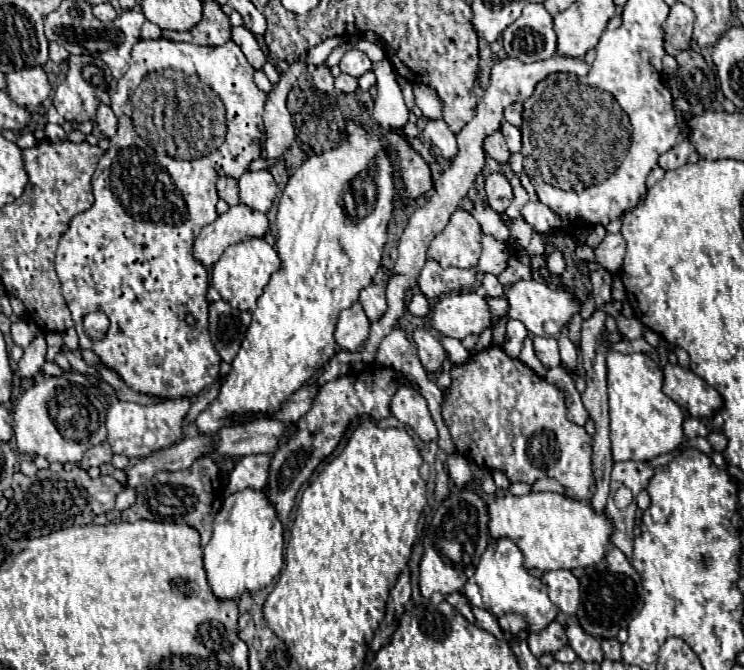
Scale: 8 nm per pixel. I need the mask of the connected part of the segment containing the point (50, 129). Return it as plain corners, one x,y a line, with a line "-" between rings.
47,124
47,126
45,126
45,134
47,134
47,138
53,140
53,142
61,142
61,140
67,138
65,130
63,130
59,124

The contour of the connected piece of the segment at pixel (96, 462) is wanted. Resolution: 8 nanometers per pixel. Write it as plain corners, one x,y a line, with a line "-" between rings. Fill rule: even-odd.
103,442
103,444
99,444
99,446
93,446
91,450
87,450
87,454
81,458
81,462
79,462
79,468
83,468
83,470
87,470
87,468
91,468
91,466
101,466
101,464
107,464
107,462
111,462
111,450
107,450
107,442

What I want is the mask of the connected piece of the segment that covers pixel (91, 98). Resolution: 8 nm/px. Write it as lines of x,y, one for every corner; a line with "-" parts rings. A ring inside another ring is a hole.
89,54
83,56
69,56
69,70
65,80
59,84
59,88
55,90
53,96
53,104
57,108
57,112
69,120
69,122
85,122
85,120
93,120
95,118
95,110
101,104
97,92
105,92
105,88
111,82
111,70
107,68
107,64
101,58
93,58

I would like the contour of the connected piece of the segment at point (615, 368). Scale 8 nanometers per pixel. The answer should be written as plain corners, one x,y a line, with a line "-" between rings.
607,354
607,388
613,460
645,462
675,450
683,442
683,410
663,394
663,372
647,354

